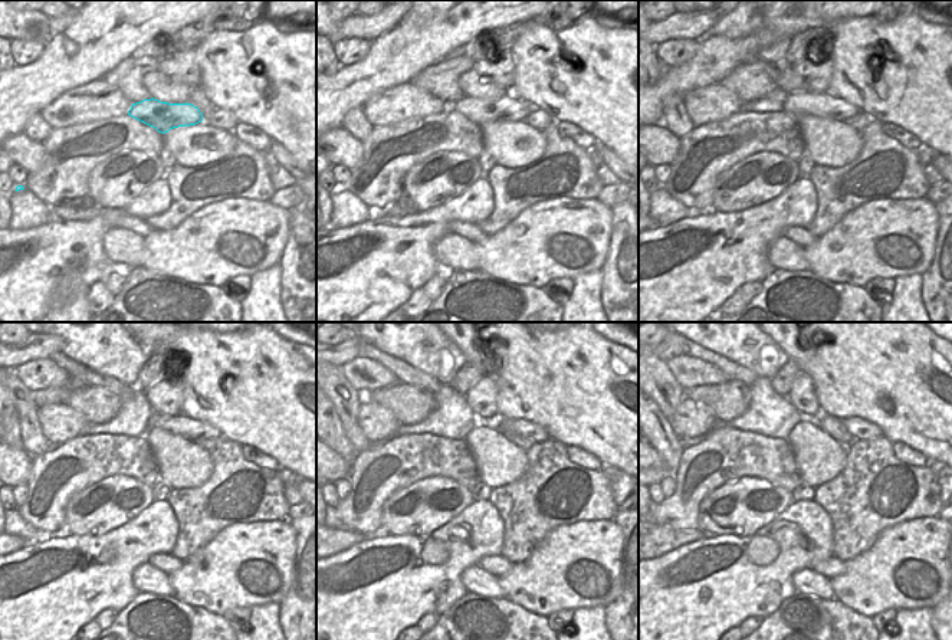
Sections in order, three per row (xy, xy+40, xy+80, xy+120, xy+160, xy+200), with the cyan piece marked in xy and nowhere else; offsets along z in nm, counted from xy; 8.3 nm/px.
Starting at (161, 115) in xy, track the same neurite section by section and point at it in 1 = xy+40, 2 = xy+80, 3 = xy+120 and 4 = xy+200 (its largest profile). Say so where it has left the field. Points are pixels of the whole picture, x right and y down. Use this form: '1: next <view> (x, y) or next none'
1: next xy+40 (509, 108)
2: next xy+80 (827, 105)
3: next xy+120 (180, 424)
4: next xy+200 (860, 429)

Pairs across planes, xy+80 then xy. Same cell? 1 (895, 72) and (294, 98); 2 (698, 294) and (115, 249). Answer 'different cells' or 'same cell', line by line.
1: same cell
2: different cells

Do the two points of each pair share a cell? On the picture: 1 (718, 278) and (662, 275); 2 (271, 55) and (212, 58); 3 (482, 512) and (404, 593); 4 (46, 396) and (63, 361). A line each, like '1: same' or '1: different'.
1: same
2: same
3: same
4: different

